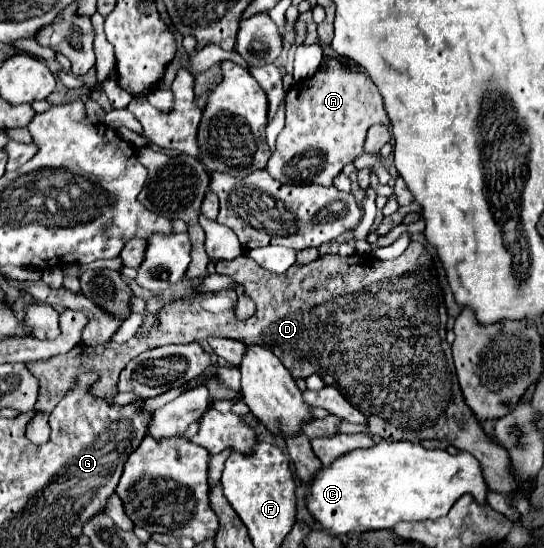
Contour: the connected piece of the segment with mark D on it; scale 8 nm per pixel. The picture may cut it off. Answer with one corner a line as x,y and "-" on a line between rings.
411,243
407,251
393,261
381,261
373,255
323,255
303,267
293,265
283,275
261,269
247,255
233,261
219,261
215,269
219,275
227,275
237,285
243,285
245,293
257,303
257,313
251,319
235,319
229,305
237,299
233,289
207,295
185,295
157,313
157,327
149,333
131,337
127,343
107,341
95,347
77,345
65,355
25,363
39,381
37,413
27,425
27,437
33,443
45,443
49,439
51,427
47,417
67,393
79,371
97,369
101,379
95,383
95,395
113,405
119,373
139,353
171,343
229,337
247,347
267,347
295,379
317,373
325,385
341,389
343,397
365,415
367,427
375,437
415,443
423,439
443,439
459,451
471,453
481,463
483,477
491,491
513,499
517,489
521,489
513,475
509,453
481,429
475,413
463,399
451,347
445,339
447,309
443,291
437,281
433,255
429,255
421,243

